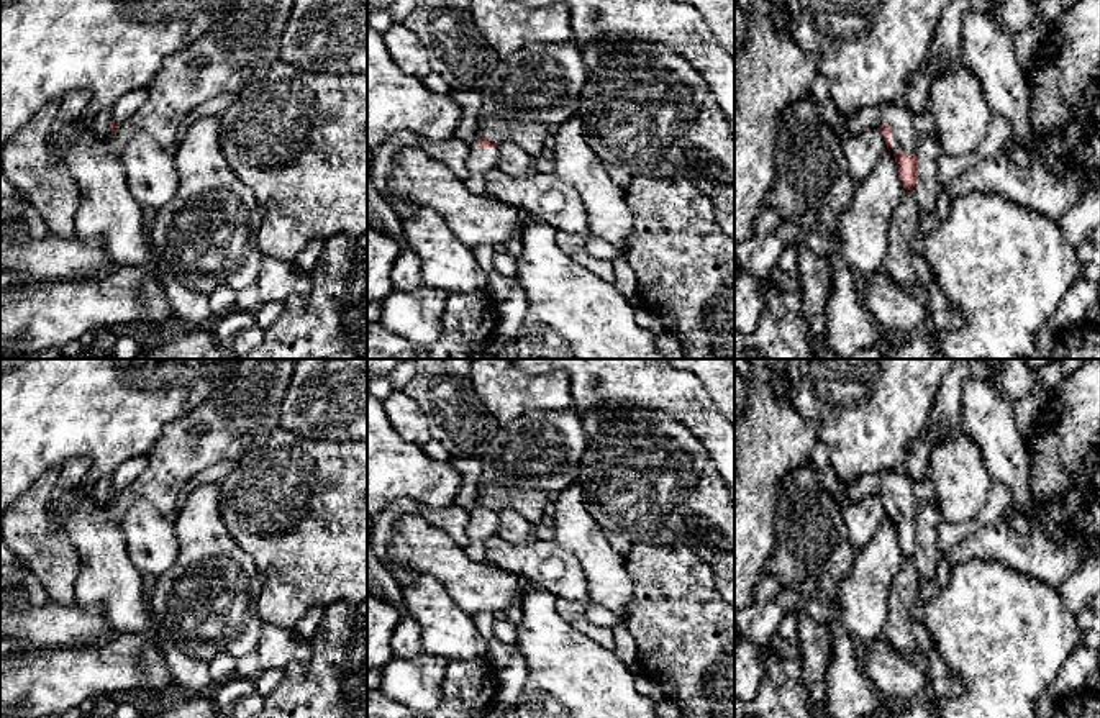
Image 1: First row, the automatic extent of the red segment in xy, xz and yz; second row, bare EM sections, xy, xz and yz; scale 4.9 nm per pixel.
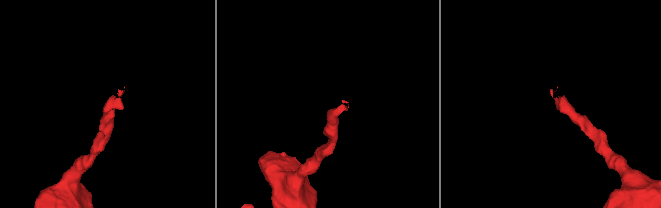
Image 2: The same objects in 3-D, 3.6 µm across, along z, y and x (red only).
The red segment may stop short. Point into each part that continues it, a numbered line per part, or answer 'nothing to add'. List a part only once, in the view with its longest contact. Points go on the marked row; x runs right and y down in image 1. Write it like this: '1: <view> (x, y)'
1: yz (904, 136)

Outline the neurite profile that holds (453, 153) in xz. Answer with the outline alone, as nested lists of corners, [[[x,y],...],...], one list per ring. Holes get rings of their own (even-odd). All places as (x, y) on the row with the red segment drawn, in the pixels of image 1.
[[[457,136],[448,138],[444,141],[420,138],[418,149],[421,149],[430,157],[443,162],[451,169],[454,175],[464,182],[472,175],[466,164],[469,156],[469,144],[461,141]]]

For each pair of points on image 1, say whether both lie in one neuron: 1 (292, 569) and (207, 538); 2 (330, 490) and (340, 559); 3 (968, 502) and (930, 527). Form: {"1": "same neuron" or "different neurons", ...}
{"1": "different neurons", "2": "same neuron", "3": "different neurons"}

